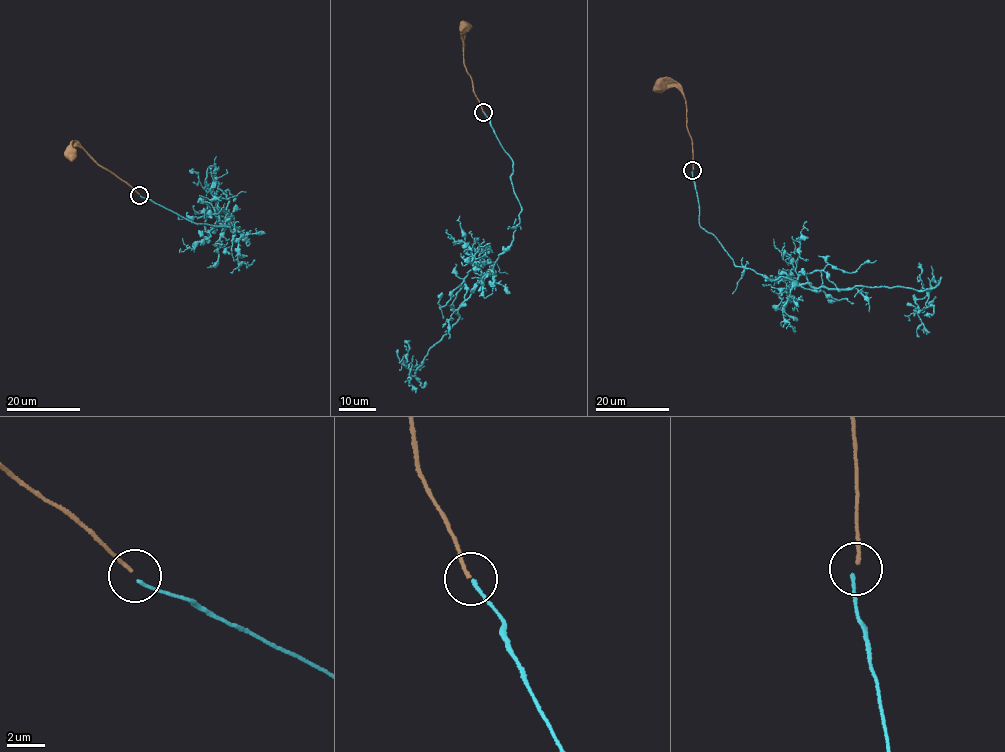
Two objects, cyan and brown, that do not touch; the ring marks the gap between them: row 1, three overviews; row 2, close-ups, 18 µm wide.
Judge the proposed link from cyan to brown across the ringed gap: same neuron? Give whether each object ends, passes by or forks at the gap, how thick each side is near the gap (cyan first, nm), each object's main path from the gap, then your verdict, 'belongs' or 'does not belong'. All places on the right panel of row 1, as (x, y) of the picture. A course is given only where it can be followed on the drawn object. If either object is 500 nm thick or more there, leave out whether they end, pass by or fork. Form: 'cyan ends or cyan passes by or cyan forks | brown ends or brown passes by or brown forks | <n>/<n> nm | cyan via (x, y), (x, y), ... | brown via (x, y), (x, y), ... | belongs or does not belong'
cyan ends | brown ends | 190/200 nm | cyan via (692, 171), (701, 227), (735, 266), (808, 289), (931, 286), (918, 314), (919, 337) | brown via (693, 170), (693, 146), (686, 124), (685, 98), (676, 87), (667, 86), (653, 90) | belongs

